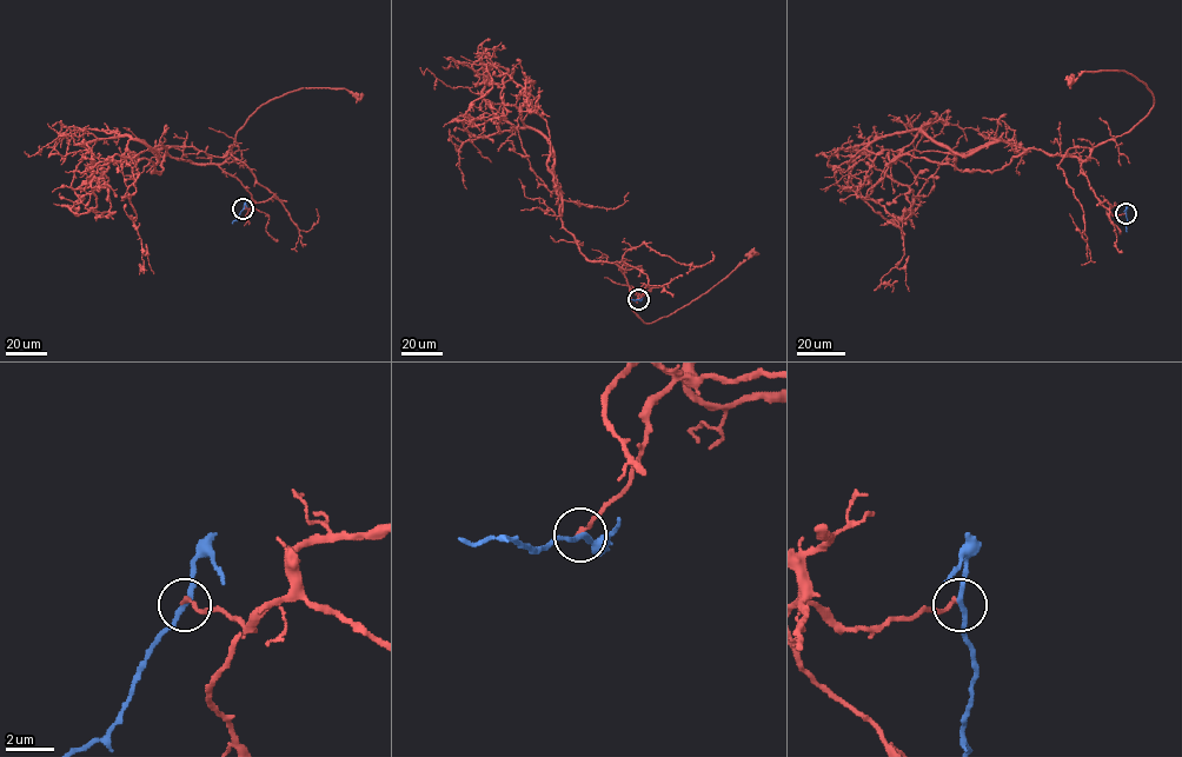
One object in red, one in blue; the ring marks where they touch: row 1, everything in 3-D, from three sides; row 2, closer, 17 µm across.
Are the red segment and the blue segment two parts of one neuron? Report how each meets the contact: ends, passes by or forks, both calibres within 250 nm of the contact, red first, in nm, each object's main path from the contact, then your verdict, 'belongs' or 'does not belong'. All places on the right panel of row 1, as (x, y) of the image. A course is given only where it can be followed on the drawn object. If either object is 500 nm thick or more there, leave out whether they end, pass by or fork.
red ends there; blue passes by; 160 nm thick on the red side, 200 nm on the other; red runs (1126, 213), (1109, 212), (1077, 158), (1028, 148), (993, 172), (858, 152), (918, 198), (963, 135); blue runs (1126, 213), (1127, 232); does not belong

